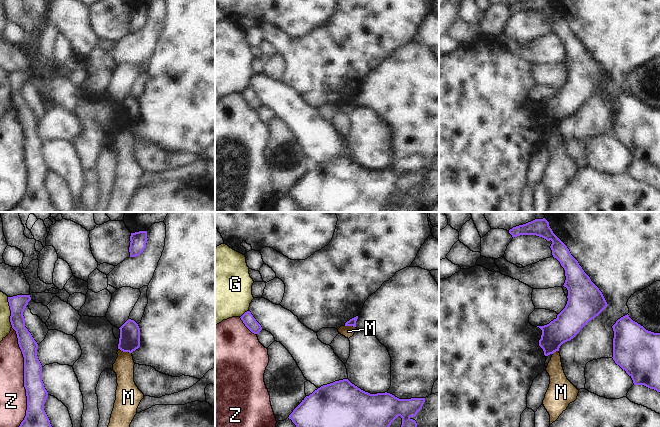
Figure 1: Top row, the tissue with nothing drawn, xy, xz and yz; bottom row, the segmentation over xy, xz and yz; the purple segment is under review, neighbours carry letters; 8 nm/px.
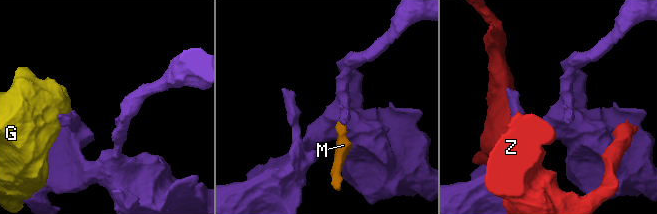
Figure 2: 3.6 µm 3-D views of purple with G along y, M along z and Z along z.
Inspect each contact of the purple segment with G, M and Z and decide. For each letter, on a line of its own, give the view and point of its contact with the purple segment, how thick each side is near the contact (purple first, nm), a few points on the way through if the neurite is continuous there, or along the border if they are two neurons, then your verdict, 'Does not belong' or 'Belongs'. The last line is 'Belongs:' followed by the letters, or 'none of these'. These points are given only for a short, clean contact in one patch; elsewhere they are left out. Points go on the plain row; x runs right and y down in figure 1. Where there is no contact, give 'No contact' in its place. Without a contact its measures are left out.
G: Touches purple at xy (11, 88). Thickness 130 nm (purple) against 100 nm. Does not belong
M: Touches purple at xy (125, 127). Thickness 170 nm (purple) against 160 nm. Boundary: xy (119, 124), (131, 129). Does not belong
Z: Touches purple at xy (24, 158). Thickness 160 nm (purple) against 220 nm. Does not belong
Belongs: none of these.

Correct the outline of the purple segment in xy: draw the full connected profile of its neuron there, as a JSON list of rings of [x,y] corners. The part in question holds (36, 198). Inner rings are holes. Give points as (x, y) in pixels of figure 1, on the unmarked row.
[[[30,71],[8,73],[10,98],[16,107],[24,133],[24,163],[27,172],[26,192],[20,202],[8,212],[59,212],[44,186],[48,168],[42,157],[42,141],[37,132],[38,120],[25,103],[23,88],[30,76]]]

